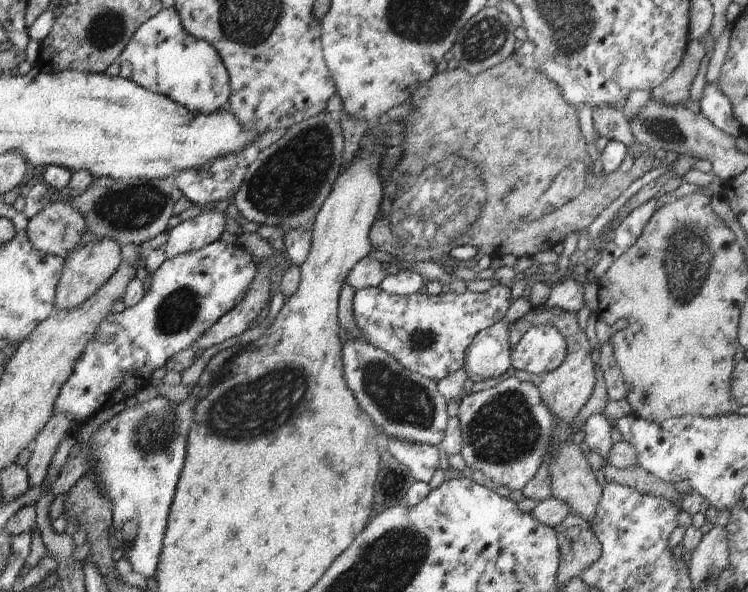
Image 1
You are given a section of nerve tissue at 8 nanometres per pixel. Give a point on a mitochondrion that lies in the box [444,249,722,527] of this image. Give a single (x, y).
(504, 430)

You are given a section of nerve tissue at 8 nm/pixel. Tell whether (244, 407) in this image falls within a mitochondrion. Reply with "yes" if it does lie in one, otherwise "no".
yes

